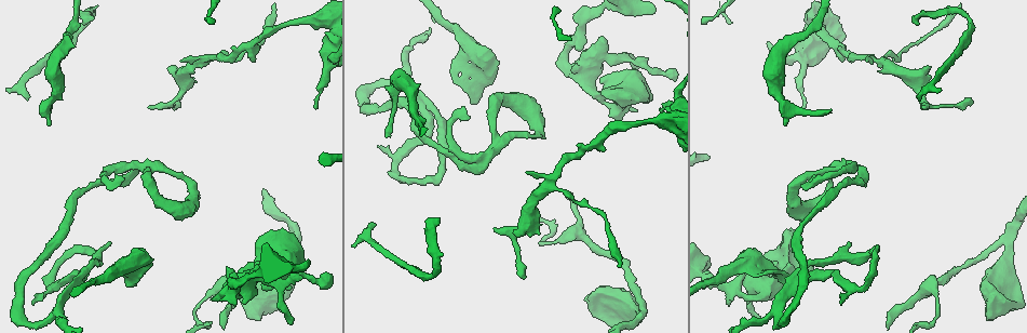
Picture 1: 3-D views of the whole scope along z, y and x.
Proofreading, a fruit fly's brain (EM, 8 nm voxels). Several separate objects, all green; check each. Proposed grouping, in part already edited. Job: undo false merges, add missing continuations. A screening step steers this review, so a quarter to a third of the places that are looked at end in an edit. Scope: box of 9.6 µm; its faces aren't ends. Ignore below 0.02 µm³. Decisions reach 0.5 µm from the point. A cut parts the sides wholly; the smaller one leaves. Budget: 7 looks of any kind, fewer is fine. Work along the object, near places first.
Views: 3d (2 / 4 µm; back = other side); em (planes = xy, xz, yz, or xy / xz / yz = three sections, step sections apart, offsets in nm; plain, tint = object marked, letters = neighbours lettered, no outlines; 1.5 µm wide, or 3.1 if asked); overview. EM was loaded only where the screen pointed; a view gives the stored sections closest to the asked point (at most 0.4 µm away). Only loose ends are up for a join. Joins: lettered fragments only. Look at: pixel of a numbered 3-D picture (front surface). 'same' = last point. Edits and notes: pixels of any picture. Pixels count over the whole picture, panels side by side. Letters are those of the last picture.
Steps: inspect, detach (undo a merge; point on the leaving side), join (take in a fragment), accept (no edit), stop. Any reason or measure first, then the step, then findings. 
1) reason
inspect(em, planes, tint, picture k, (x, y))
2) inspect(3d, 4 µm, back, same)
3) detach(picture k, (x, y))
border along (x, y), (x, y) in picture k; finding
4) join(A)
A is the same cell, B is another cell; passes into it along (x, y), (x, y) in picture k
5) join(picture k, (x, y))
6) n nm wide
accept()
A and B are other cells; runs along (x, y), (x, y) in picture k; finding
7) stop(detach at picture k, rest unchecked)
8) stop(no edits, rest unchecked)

free end
inspect(3d, 2 µm, picture 1, (921, 105))

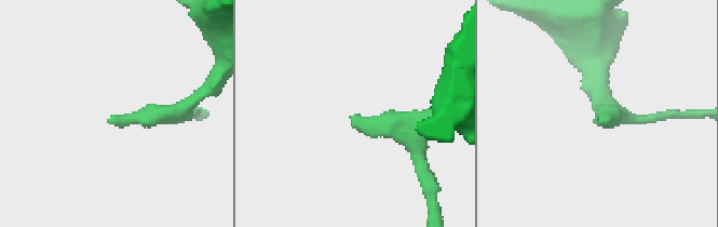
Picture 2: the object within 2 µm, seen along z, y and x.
now the EM
inspect(em, planes, plain, picture 2, (109, 120))

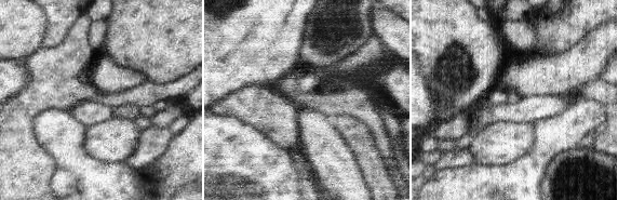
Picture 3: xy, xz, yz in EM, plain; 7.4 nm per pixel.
what lies round it
inspect(em, planes, letters, same)

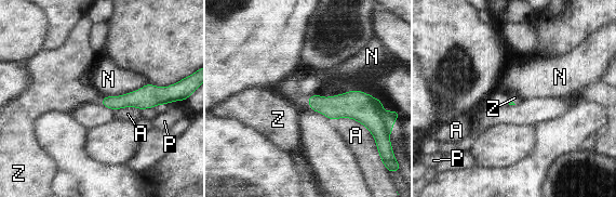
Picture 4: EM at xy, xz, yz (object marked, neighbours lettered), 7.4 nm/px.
join(Z)
Z is the same cell, A, N and P are other cells; passes into it along (337, 106), (309, 102), (280, 118) in picture 4; it goes on there

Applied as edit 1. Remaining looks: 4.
redraw
inspect(overview)

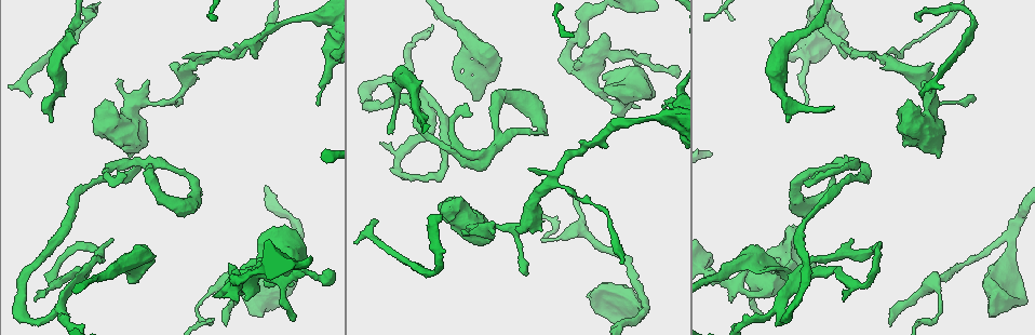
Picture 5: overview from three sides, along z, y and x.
thick turns thin
inspect(em, xy, step 4, tint, picture 5, (52, 101))

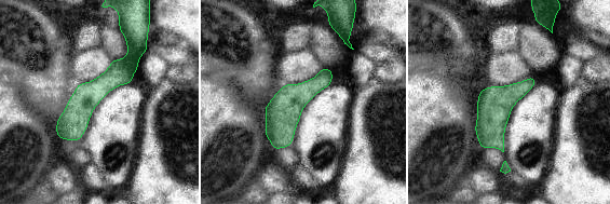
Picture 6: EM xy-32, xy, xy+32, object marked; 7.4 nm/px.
cut it another way
inspect(em, planes, letters, same)

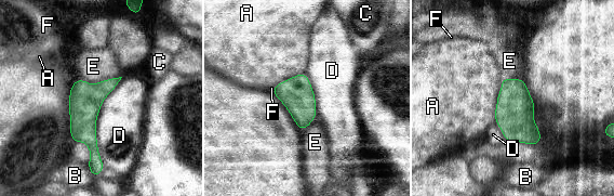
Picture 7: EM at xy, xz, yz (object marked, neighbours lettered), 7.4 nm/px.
240 nm wide; D touches over 700 nm
accept()
A, B, C, D, E and F are other cells; one neuron here

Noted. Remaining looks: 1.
stop(join at picture 4, rest unchecked)

